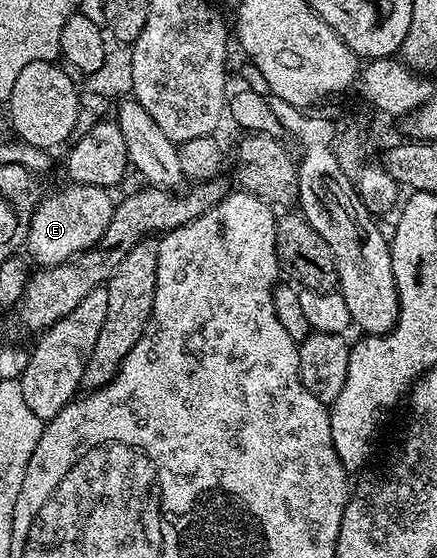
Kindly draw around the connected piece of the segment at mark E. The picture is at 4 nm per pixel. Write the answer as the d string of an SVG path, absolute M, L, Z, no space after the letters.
M76 182L67 184L64 190L53 191L48 198L47 195L40 197L25 243L26 253L31 253L30 261L39 262L35 264L40 267L56 266L95 246L105 228L109 228L113 201L107 194L110 193L104 187Z

